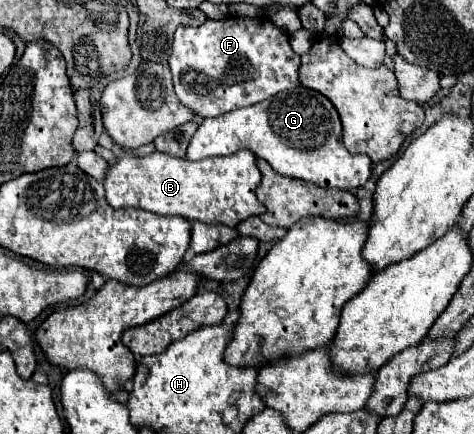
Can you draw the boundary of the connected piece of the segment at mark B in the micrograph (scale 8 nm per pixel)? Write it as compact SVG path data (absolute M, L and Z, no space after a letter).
M121 149L115 163L109 165L103 181L107 203L113 209L141 207L159 215L181 215L189 221L223 223L227 227L235 227L239 221L263 213L263 203L255 195L259 183L261 171L249 149L201 161L189 161L187 157L175 157L161 151L137 157Z

